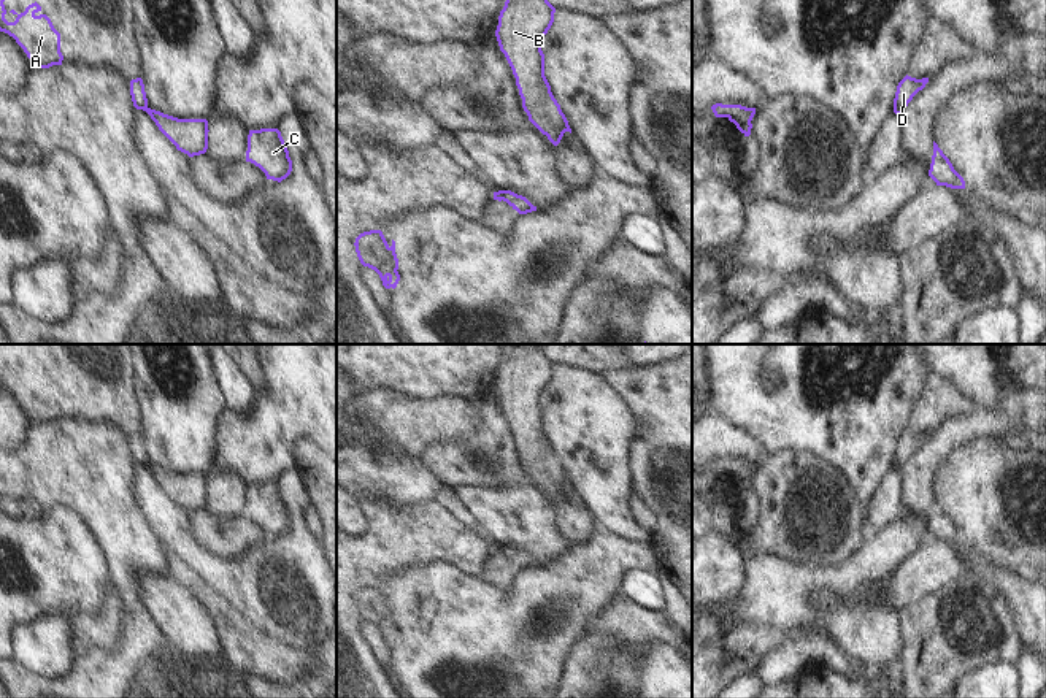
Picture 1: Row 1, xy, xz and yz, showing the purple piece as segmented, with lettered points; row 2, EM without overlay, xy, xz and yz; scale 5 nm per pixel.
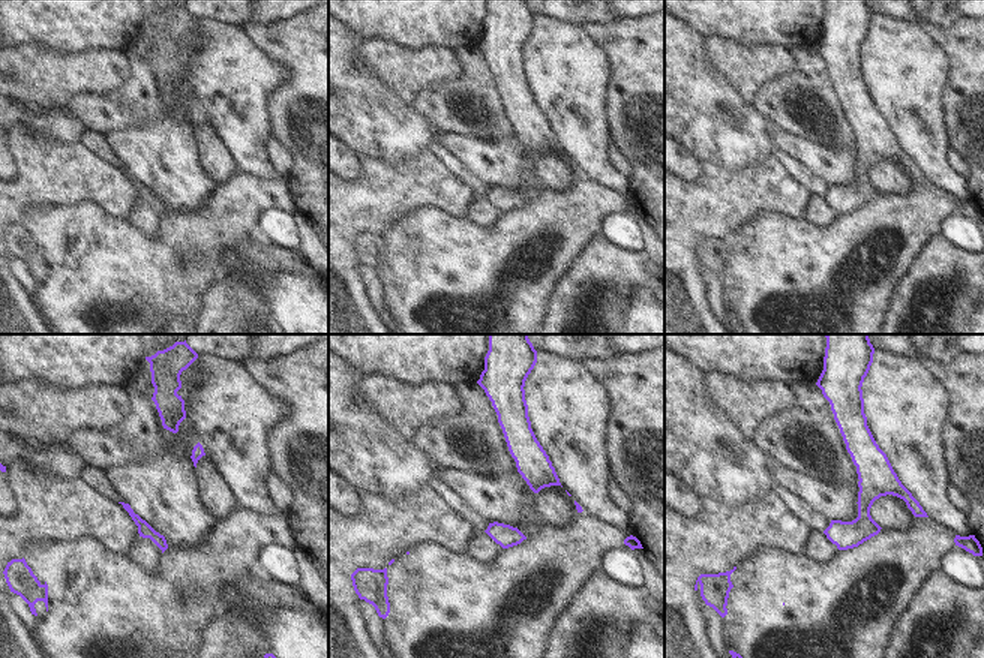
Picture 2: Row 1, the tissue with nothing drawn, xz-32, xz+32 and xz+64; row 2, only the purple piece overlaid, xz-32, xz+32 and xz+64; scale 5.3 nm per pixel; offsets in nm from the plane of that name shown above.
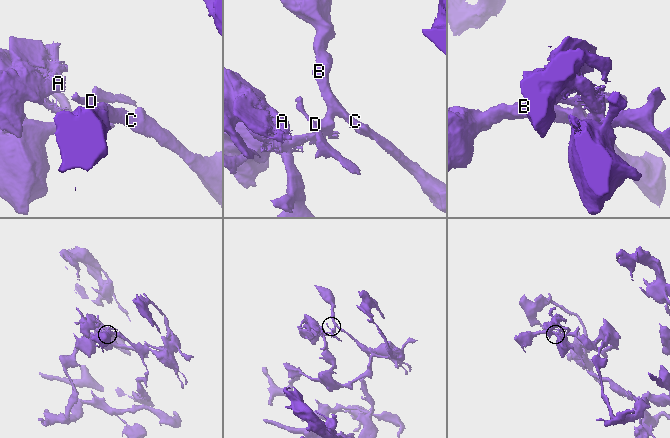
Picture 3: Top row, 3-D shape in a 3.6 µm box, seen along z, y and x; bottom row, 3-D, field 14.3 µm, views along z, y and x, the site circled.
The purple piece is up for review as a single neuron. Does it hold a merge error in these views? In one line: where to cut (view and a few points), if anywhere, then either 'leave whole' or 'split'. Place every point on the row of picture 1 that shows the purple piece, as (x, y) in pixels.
cut xz (500, 191), (503, 199); split

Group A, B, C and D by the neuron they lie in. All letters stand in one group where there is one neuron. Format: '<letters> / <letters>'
A B C / D

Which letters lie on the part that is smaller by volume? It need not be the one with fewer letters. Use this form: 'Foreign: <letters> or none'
Foreign: D

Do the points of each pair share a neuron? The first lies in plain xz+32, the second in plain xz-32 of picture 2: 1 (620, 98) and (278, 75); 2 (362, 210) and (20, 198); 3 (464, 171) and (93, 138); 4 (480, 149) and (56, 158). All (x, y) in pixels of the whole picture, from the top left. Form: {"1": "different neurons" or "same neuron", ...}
{"1": "different neurons", "2": "same neuron", "3": "same neuron", "4": "different neurons"}

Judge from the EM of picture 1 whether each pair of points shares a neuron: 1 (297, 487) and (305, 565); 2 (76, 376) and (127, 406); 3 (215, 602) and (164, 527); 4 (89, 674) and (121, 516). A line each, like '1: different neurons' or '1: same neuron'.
1: same neuron
2: same neuron
3: different neurons
4: same neuron

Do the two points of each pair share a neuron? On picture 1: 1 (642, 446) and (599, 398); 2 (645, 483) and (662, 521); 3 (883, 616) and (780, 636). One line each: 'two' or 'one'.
1: two
2: one
3: two

